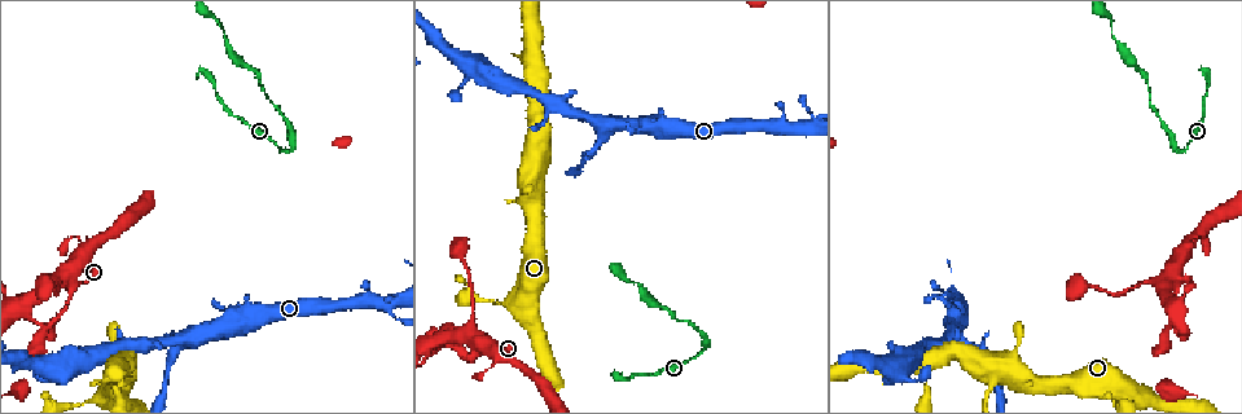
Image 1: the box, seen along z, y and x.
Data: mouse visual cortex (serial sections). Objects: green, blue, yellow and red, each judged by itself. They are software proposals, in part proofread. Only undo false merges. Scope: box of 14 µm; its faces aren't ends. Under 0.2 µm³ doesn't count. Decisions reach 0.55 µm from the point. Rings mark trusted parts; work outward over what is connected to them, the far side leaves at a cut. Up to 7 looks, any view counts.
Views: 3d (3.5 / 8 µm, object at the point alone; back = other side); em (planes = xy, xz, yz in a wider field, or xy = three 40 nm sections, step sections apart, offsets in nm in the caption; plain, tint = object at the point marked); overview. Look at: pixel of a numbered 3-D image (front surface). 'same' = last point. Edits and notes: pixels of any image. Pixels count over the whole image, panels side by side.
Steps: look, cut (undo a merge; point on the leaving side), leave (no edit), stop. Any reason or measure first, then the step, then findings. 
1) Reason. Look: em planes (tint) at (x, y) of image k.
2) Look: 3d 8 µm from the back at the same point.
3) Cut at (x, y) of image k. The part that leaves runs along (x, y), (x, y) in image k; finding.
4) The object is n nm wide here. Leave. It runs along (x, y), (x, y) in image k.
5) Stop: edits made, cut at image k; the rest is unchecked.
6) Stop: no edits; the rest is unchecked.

Three arms meet. Look: 3d 8 µm at (68, 293) of image 1.

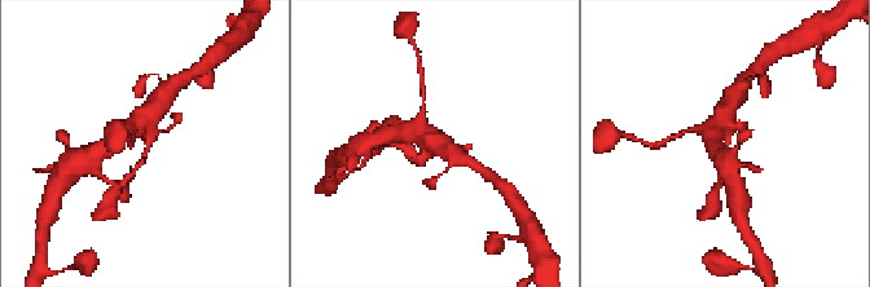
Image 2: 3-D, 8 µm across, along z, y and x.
Need the tissue. Look: em planes (tint) at (150, 144) of image 2.

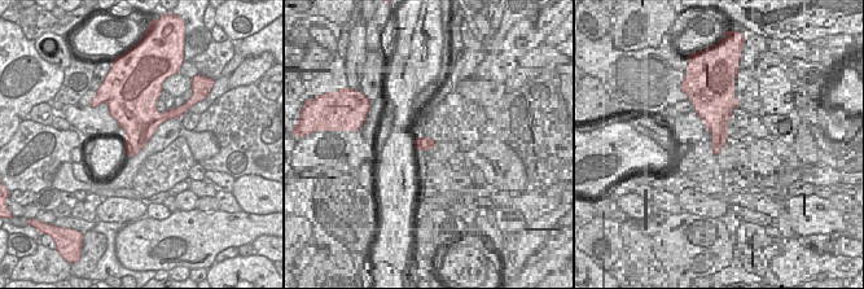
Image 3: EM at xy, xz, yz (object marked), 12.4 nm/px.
Leave. It runs along (465, 148), (408, 132) in image 2; all the same cell.

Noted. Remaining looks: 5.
Narrows sharply. Look: 3d 3.5 µm at (281, 147) of image 1.

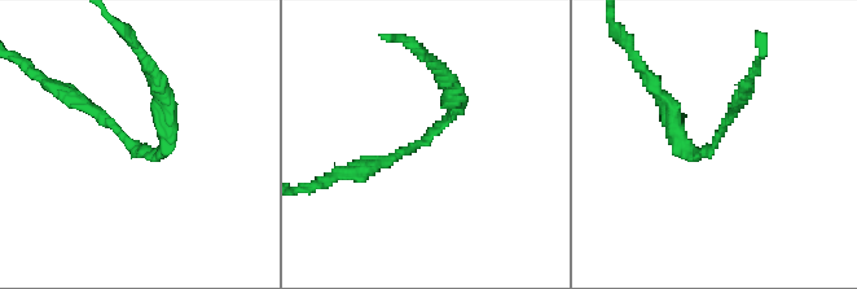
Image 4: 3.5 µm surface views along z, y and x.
Look: em xy step 2 (tint) at (711, 149) of image 4.

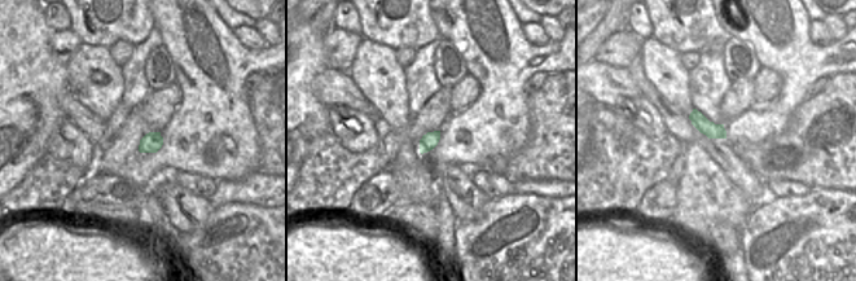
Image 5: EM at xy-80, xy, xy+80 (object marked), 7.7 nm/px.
Another direction. Look: em xy step 3 (tint) at the same point.

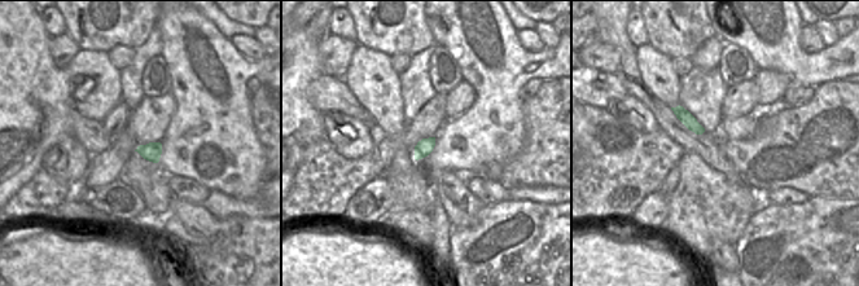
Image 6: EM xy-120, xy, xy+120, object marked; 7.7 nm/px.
Leave. It runs along (363, 171), (414, 148), (451, 118), (455, 97) in image 4; one cell here.

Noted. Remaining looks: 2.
Sharp bend. Look: 3d 3.5 µm at (810, 127) of image 1.

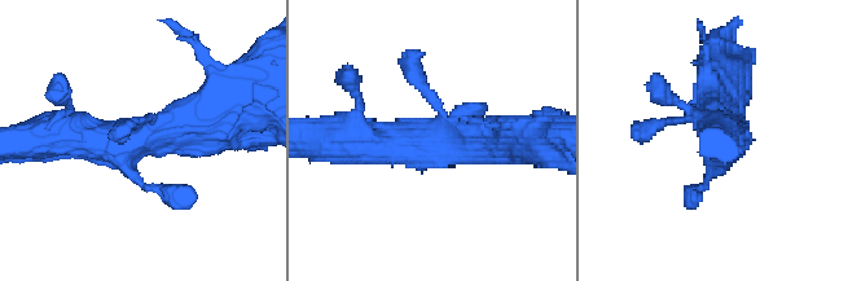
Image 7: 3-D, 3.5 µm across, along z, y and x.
Now the EM. Look: em xy step 3 (tint) at (144, 134) of image 7.

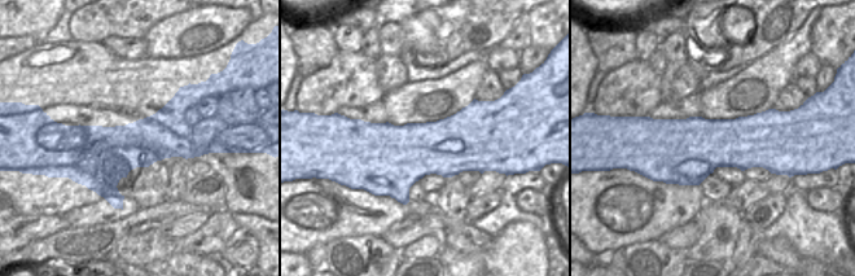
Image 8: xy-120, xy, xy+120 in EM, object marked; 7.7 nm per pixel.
Leave. It runs along (55, 136), (170, 132), (190, 93) in image 7; all the same cell.

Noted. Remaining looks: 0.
Stop: no edits; the rest is unchecked.

